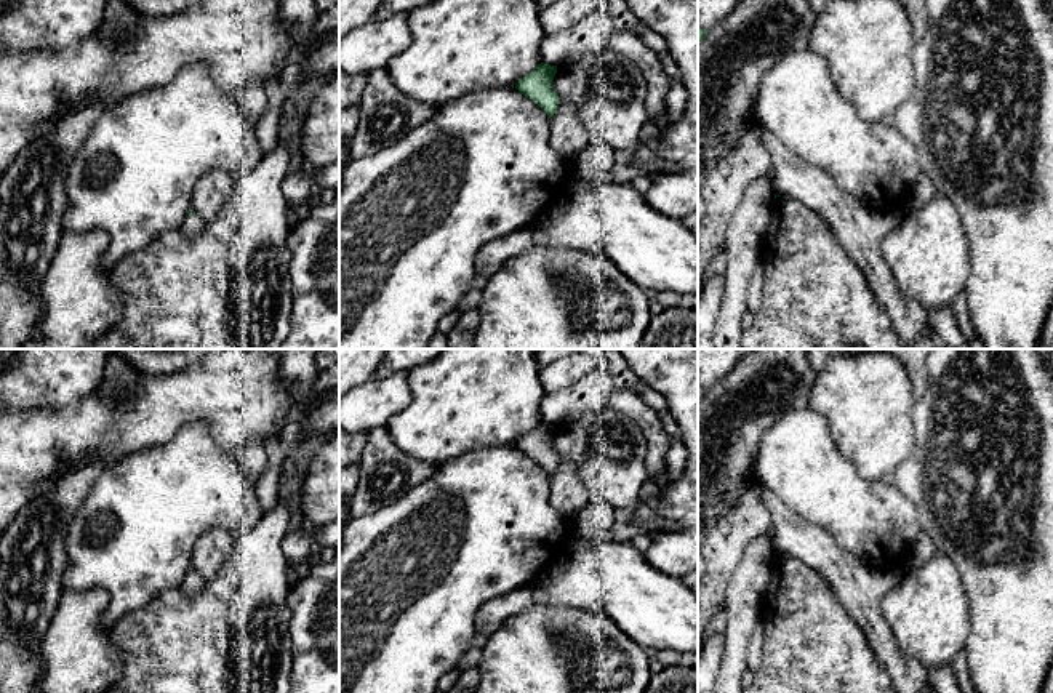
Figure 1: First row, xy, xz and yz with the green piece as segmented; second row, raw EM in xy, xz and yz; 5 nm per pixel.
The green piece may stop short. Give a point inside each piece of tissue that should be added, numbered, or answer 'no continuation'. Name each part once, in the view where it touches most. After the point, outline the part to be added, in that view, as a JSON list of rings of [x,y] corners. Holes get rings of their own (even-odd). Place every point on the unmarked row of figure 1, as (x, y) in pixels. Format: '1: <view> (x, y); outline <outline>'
1: xy (192, 583); outline [[[198,573],[187,575],[181,586],[187,595],[194,597],[202,589],[203,578]]]

